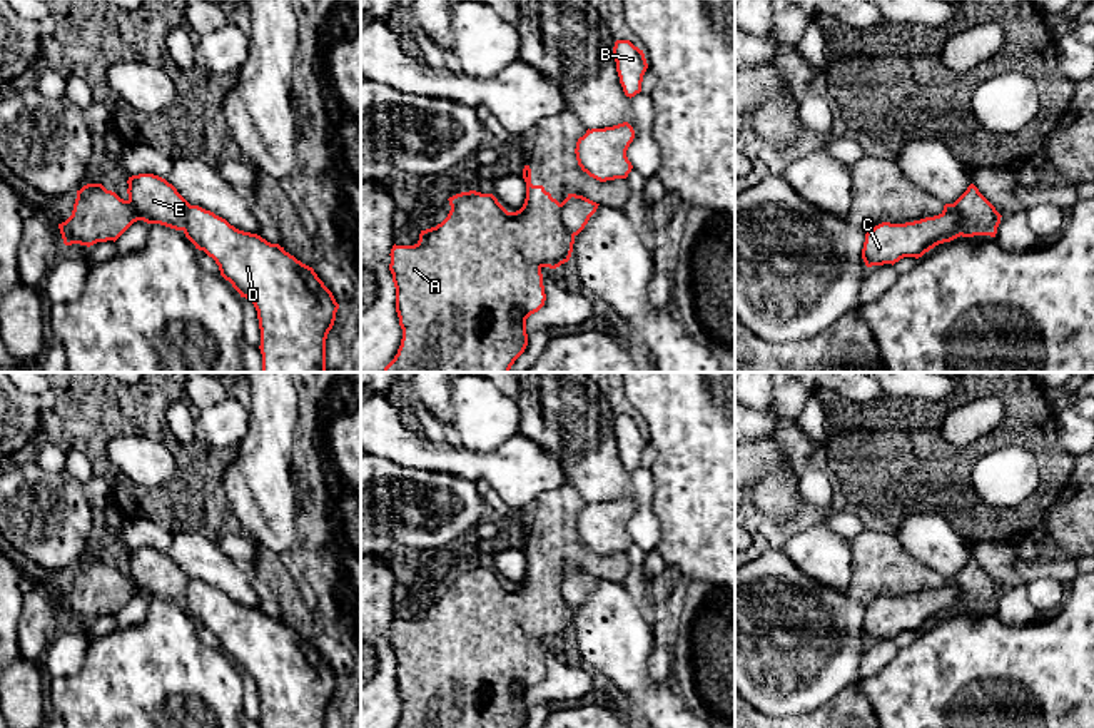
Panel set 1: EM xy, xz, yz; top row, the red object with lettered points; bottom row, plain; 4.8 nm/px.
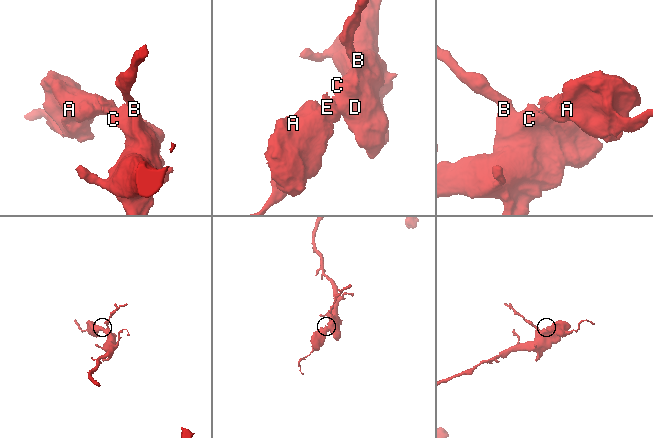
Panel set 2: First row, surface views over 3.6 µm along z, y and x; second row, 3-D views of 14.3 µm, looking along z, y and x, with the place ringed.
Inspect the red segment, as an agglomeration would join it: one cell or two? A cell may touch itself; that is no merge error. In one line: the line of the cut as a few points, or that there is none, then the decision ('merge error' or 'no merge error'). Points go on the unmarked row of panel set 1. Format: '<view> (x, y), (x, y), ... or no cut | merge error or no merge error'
yz (942, 585), (952, 585), (957, 590), (957, 605), (961, 608) | merge error

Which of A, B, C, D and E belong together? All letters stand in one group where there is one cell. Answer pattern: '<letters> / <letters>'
A E / B C D

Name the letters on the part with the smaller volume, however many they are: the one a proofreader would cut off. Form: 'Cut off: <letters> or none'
Cut off: A, E

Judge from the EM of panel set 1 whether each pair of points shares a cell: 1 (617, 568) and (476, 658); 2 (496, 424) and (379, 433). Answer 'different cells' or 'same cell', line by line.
1: same cell
2: different cells

